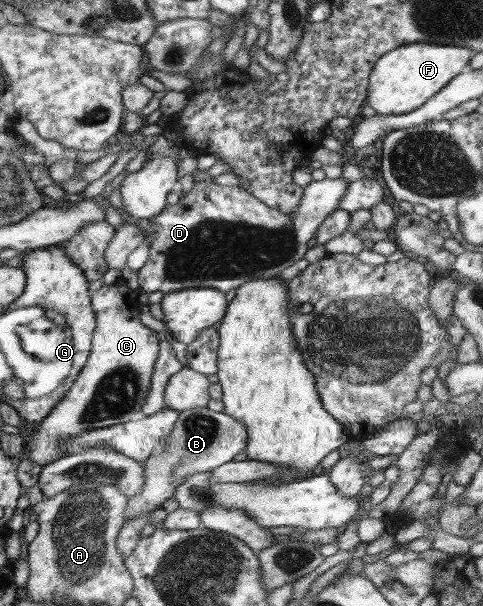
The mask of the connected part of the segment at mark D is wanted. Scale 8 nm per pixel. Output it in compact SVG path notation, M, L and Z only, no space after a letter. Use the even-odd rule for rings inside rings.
M325 177L325 179L321 181L311 181L311 183L304 188L299 208L296 208L296 212L292 212L292 214L288 214L287 216L287 213L281 214L281 211L277 212L277 209L267 206L263 201L260 201L256 196L253 196L248 190L241 188L239 185L231 187L227 185L219 185L215 183L215 181L197 180L191 191L189 191L185 197L179 198L176 204L167 205L159 214L156 214L151 218L151 233L148 234L145 232L146 238L150 238L149 258L145 265L136 272L140 286L139 288L145 290L147 293L159 292L160 290L164 294L167 294L168 292L177 292L178 290L183 290L189 287L209 287L226 293L228 290L231 290L231 288L241 286L241 284L245 284L253 279L277 277L283 272L283 270L304 258L305 252L309 250L307 244L309 244L309 241L315 236L318 226L325 220L325 218L327 218L327 216L329 216L329 214L340 208L341 199L346 195L349 183L350 182L346 182L343 177L338 177L336 179Z

